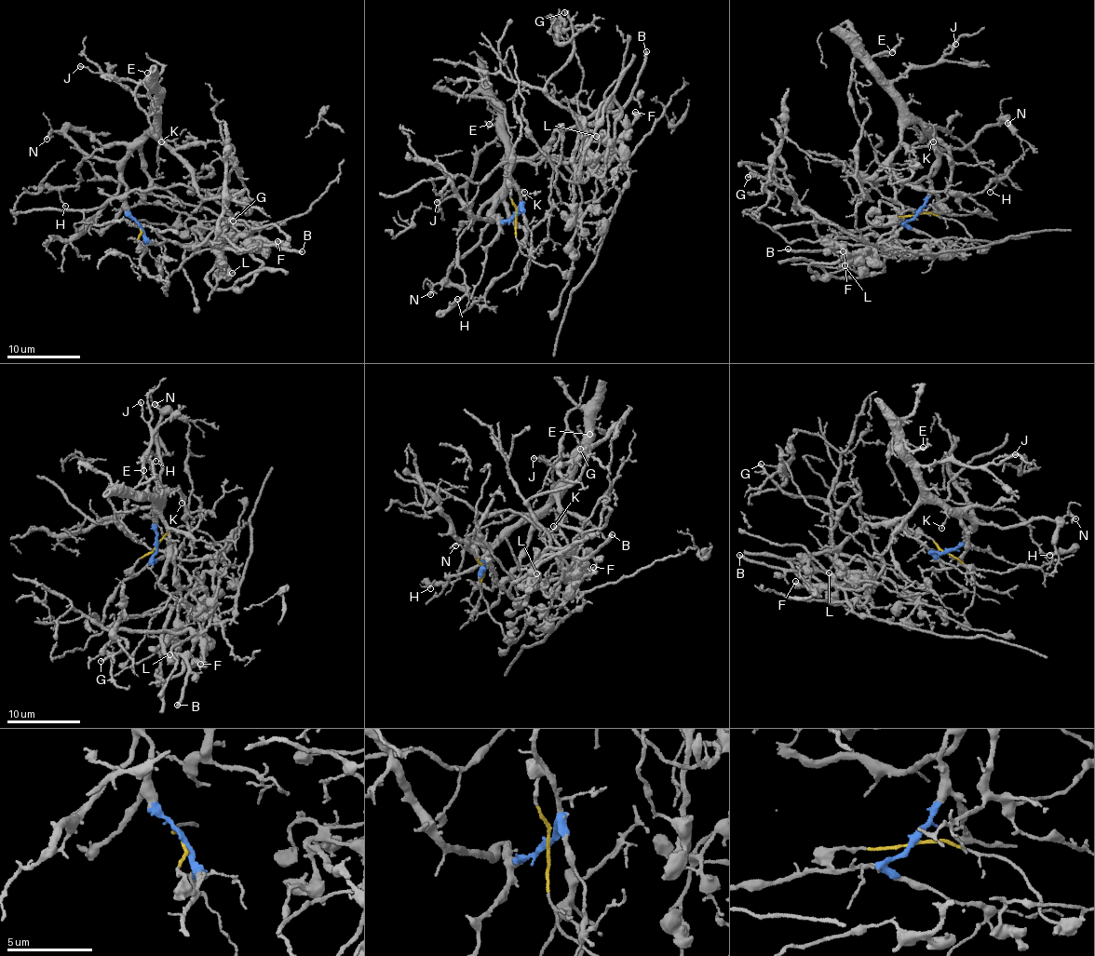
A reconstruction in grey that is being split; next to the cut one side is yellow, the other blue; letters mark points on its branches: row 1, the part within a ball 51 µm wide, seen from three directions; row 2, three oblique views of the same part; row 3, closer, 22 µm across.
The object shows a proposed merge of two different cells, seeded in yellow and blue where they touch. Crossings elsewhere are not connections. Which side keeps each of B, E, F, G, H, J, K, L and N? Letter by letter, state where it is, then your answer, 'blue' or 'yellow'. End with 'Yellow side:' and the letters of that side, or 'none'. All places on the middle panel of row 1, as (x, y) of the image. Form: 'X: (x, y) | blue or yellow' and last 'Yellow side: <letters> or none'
B: (646, 51) | yellow
E: (489, 124) | blue
F: (635, 112) | yellow
G: (564, 12) | yellow
H: (457, 299) | blue
J: (437, 202) | blue
K: (524, 192) | blue
L: (596, 136) | yellow
N: (430, 294) | blue
Yellow side: B, F, G, L

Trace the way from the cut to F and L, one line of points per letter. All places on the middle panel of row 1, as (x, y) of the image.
F: (516, 215), (519, 249), (569, 277), (576, 222), (600, 198), (621, 162), (614, 141), (631, 124), (634, 111)
L: (516, 215), (519, 249), (569, 277), (577, 164), (596, 152), (597, 135)

